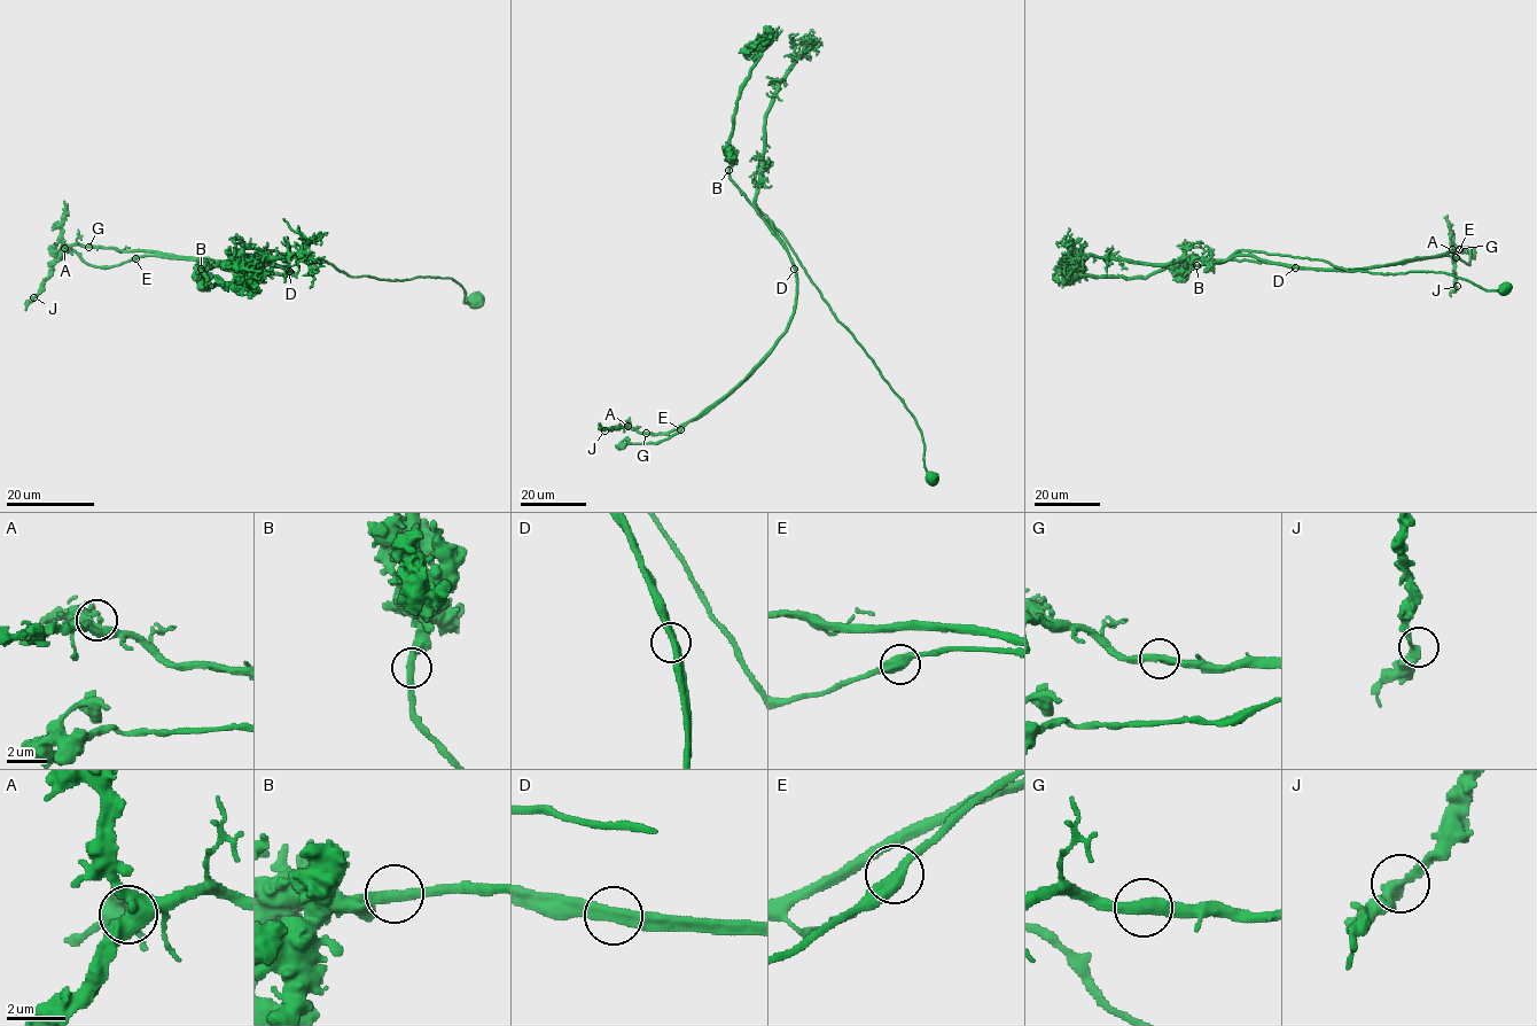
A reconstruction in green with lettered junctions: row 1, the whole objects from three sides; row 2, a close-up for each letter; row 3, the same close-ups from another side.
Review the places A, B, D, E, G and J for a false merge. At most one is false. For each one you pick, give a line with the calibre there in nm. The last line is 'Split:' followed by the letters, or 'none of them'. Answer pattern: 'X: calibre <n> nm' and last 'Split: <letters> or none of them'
D: calibre 380 nm
Split: D

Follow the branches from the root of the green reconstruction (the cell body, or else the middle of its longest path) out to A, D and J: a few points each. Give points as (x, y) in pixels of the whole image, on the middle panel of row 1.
A: (931, 480), (914, 417), (757, 208), (795, 269), (797, 294), (787, 331), (700, 417), (662, 434), (627, 426)
D: (931, 480), (914, 417), (837, 320), (786, 238), (757, 208), (795, 269)
J: (931, 480), (914, 417), (757, 208), (795, 269), (797, 294), (786, 333), (700, 417), (662, 434), (605, 430)

